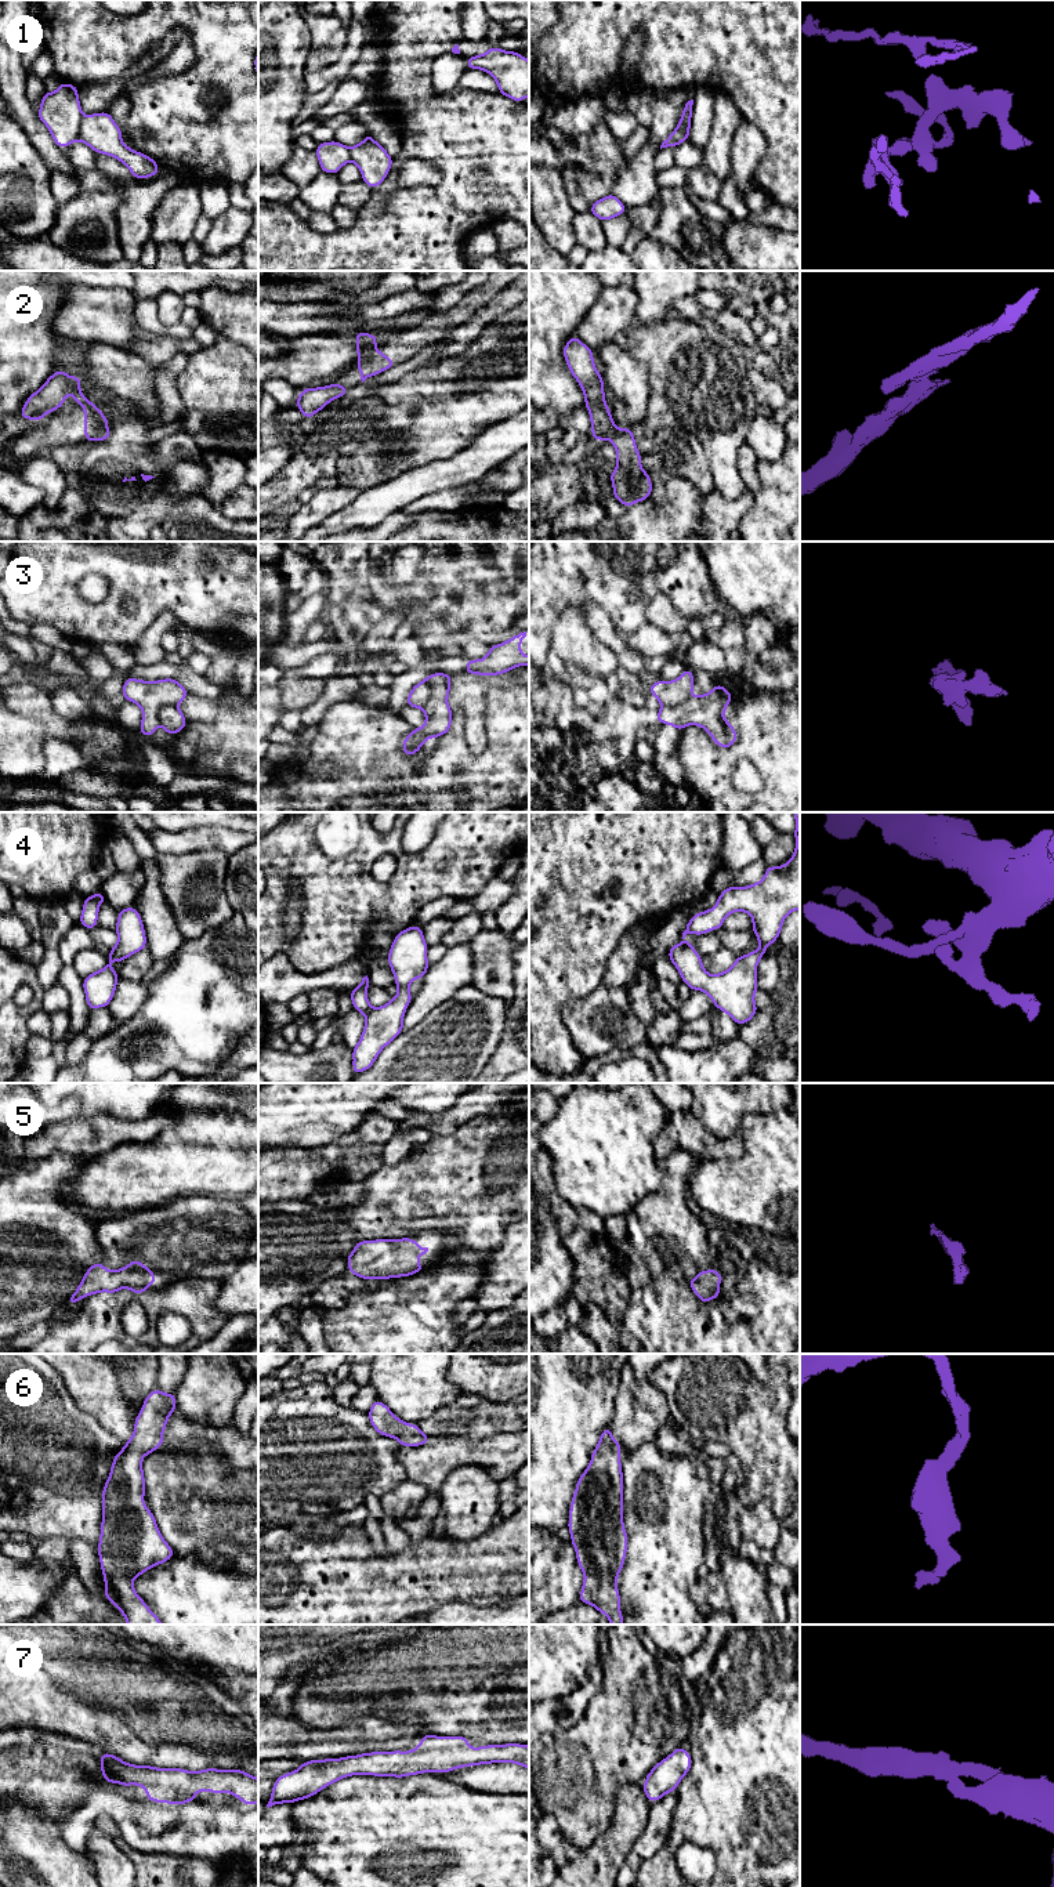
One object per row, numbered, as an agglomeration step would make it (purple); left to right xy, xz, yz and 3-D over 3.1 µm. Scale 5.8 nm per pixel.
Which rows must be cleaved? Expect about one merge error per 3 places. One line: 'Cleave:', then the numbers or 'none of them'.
Cleave: 1, 2, 3

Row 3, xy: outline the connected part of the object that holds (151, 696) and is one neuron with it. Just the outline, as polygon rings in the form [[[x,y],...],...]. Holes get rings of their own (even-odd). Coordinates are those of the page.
[[[127,677],[123,696],[142,710],[140,732],[151,738],[157,727],[159,710],[163,706],[178,706],[189,692],[174,678],[144,681]]]

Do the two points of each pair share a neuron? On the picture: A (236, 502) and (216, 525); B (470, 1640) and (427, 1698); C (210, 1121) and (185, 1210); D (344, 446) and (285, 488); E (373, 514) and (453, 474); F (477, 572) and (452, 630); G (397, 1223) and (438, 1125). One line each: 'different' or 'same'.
A: different
B: same
C: different
D: same
E: same
F: same
G: different

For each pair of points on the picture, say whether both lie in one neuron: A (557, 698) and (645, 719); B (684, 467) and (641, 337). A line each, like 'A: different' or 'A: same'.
A: same
B: different

